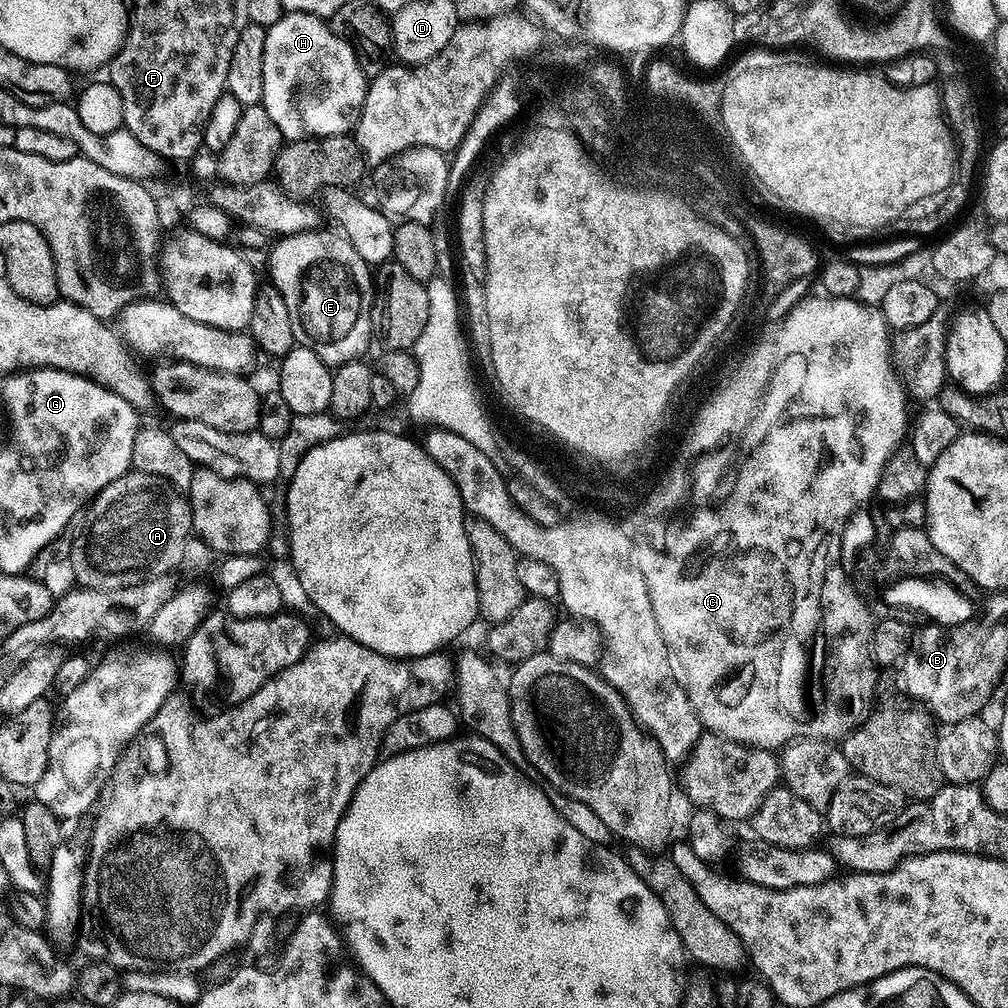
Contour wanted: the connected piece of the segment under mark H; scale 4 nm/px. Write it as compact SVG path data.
M285 12L284 15L278 18L278 22L274 22L274 26L266 29L266 51L262 54L262 98L260 103L264 105L266 114L270 114L274 126L278 126L280 135L285 141L304 140L326 135L342 135L353 127L354 117L359 113L362 102L368 93L369 77L364 76L363 70L360 69L361 57L355 47L349 41L347 44L343 40L344 38L341 33L333 31L327 19L314 15L304 15L303 12Z

